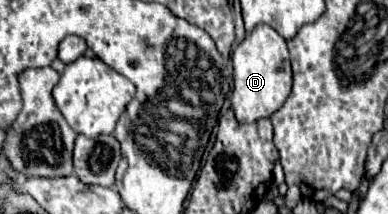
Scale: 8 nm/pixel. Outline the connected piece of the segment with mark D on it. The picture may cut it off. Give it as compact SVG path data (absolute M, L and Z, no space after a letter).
M258 25L250 37L246 37L234 49L234 91L232 91L232 111L240 123L252 123L262 117L276 113L290 95L292 89L292 69L288 61L286 41L268 25Z

